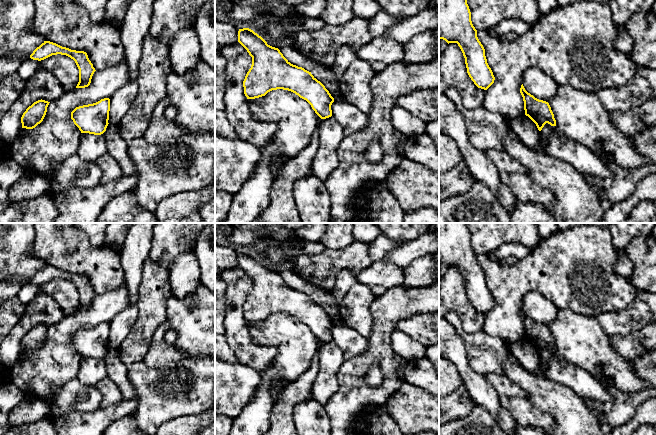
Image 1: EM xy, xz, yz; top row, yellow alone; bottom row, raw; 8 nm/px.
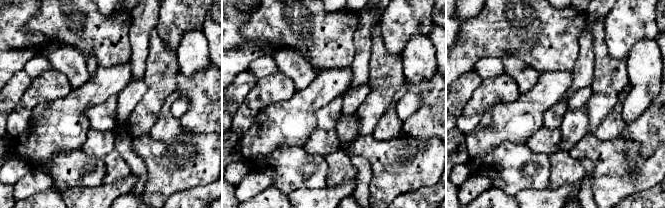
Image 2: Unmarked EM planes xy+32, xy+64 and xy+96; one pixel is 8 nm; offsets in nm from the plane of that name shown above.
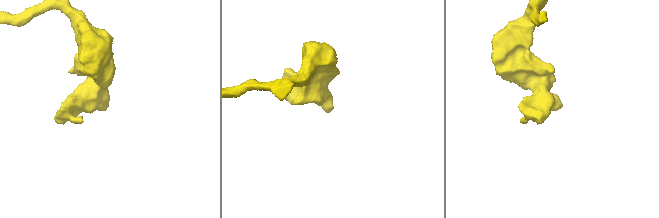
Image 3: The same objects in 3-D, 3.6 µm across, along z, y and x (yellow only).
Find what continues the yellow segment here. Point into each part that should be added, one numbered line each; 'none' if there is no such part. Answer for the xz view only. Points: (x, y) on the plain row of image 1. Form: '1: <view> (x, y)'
none

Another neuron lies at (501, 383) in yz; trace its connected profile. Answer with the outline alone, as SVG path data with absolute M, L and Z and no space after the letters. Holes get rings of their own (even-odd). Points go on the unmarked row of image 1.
M489 373L486 379L500 396L515 396L528 399L528 394L512 382L505 374Z

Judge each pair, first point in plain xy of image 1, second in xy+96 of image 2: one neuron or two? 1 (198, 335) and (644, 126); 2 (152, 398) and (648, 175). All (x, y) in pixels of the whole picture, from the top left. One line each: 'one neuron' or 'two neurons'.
1: one neuron
2: one neuron

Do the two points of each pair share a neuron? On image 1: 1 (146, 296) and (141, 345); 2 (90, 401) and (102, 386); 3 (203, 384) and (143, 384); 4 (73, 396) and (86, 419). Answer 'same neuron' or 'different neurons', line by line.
1: same neuron
2: different neurons
3: same neuron
4: different neurons

